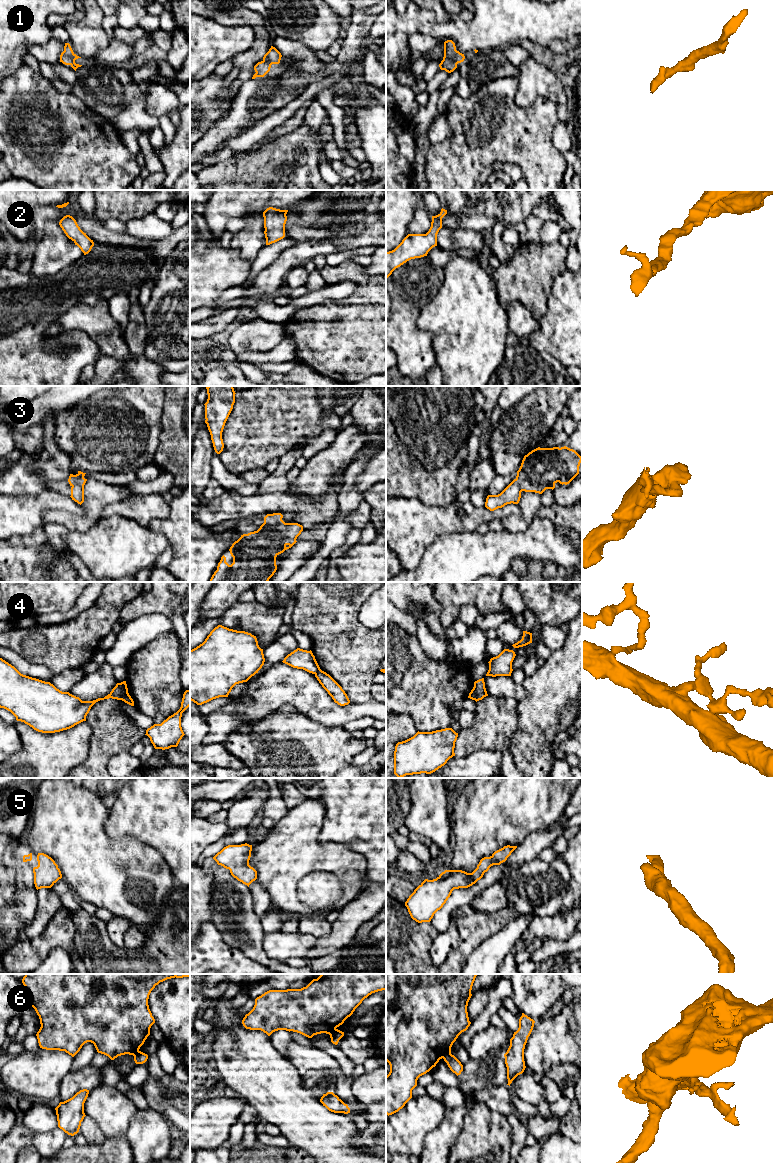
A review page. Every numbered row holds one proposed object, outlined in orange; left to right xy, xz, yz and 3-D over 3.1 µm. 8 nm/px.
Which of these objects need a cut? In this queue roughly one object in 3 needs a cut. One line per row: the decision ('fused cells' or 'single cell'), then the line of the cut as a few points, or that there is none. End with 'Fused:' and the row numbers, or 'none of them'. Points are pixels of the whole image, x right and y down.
1: single cell | no cut
2: single cell | no cut
3: single cell | no cut
4: fused cells | xy (119, 683), (122, 689), (122, 700)
5: single cell | no cut
6: fused cells | yz (450, 1051), (442, 1057)
Fused: 4, 6

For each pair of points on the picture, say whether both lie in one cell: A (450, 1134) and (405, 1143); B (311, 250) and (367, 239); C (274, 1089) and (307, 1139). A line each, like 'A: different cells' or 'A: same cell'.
A: different cells
B: different cells
C: same cell

